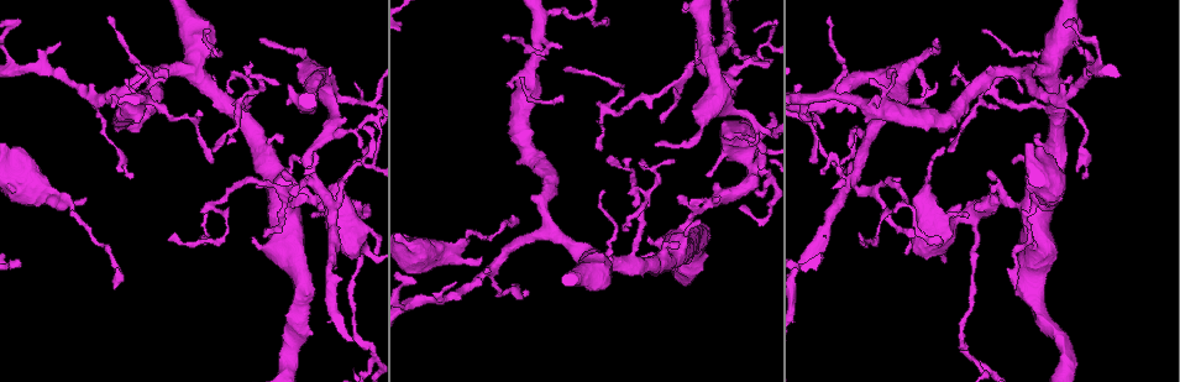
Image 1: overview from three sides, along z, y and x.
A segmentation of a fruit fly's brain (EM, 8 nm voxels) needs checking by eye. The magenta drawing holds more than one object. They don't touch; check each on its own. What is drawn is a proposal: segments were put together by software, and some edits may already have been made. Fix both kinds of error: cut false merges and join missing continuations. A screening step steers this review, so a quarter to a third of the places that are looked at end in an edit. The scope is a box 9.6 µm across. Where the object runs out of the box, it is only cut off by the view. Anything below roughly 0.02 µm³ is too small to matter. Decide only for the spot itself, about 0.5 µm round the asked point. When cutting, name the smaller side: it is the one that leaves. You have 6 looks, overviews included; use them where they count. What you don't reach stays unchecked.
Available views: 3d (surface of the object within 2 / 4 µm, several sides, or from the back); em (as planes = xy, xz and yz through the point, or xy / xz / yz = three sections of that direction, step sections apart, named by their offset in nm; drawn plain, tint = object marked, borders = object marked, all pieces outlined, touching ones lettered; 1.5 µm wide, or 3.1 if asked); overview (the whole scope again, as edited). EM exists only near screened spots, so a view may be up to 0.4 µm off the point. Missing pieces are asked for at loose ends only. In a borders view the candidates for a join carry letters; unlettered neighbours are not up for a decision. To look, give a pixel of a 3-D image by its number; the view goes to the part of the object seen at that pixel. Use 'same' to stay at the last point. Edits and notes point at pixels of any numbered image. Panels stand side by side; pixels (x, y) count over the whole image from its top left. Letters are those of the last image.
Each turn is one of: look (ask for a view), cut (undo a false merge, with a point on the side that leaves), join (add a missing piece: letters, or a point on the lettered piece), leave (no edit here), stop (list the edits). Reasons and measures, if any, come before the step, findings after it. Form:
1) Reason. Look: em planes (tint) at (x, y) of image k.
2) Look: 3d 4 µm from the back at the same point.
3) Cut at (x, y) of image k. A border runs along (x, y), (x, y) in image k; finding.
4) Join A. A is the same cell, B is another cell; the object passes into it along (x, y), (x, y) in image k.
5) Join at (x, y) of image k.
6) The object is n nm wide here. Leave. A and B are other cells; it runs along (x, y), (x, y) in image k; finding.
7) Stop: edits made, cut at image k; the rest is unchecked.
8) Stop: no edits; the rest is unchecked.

Branch stops here. Look: 3d 2 µm at (85, 200) of image 1.

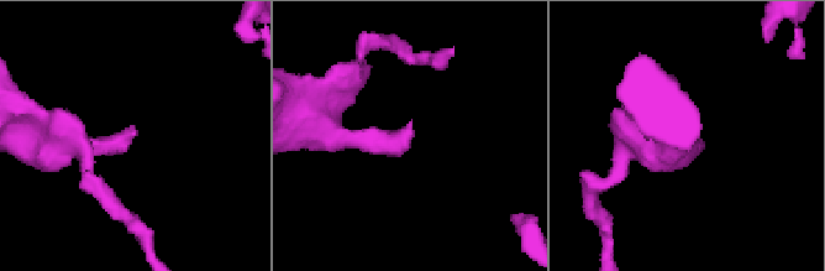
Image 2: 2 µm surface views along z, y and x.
Look: em planes (tint) at (411, 123) of image 2.

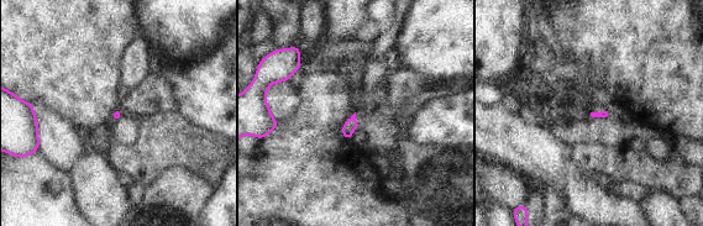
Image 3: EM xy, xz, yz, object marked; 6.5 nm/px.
See the neighbours. Look: em planes (borders) at the same point.

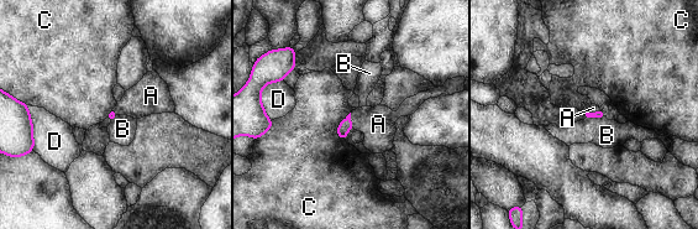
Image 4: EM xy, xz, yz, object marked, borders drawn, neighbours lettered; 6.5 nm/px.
The longest contact is with D, 240 nm. Join A. A is the same cell, B, C and D are other cells; the object passes into it along (346, 124), (350, 120), (378, 124) in image 4; it goes on there.

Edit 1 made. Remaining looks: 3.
Tapers out. Look: em planes (borders) at (250, 65) of image 1.

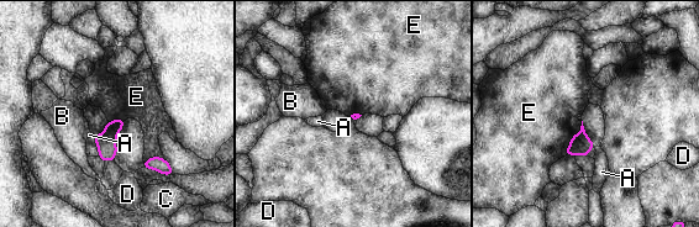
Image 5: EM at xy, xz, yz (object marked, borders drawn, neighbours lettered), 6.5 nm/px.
Leave. A, B, C, D and E are other cells; a border runs along (582, 121), (565, 154) in image 5; none of them fits.

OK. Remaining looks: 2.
Stop: edits made, join at image 4; the rest is unchecked.

